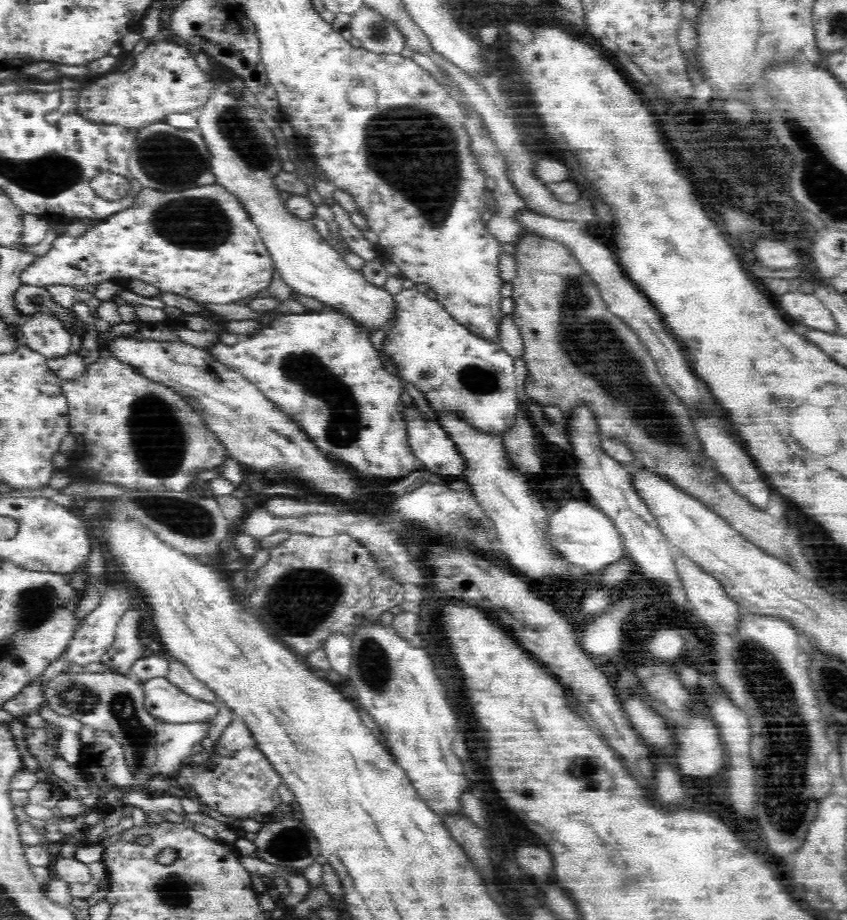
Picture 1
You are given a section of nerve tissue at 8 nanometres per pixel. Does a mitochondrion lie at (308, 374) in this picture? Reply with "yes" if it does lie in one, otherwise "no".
yes

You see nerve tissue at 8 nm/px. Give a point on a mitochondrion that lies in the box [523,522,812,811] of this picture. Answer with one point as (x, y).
(585, 768)

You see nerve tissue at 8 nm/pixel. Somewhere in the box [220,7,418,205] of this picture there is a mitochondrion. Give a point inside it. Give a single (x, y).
(377, 33)

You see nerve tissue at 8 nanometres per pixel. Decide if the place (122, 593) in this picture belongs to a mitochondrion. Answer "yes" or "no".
no

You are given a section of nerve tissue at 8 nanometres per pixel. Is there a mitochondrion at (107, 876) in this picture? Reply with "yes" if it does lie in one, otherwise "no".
no

